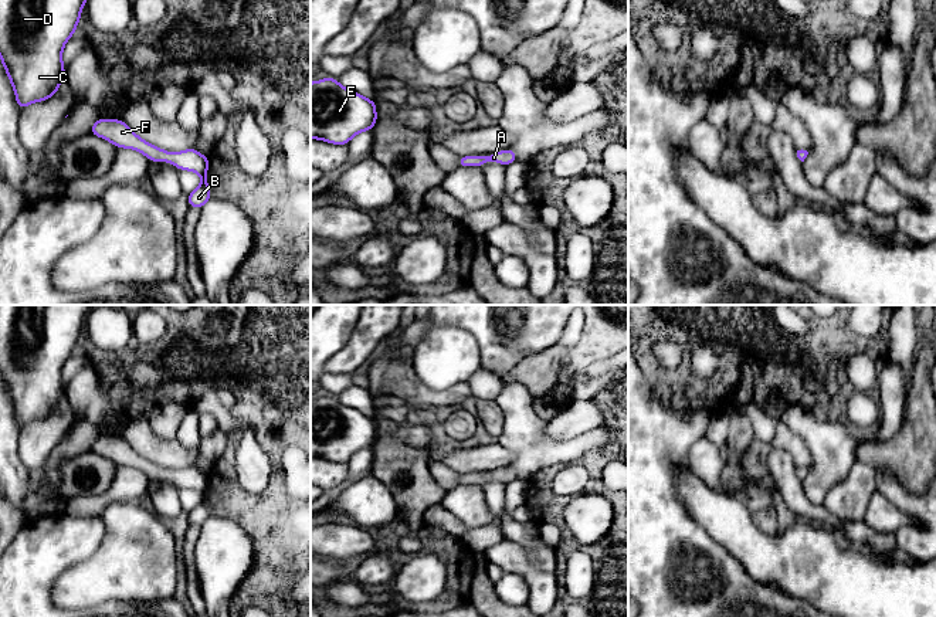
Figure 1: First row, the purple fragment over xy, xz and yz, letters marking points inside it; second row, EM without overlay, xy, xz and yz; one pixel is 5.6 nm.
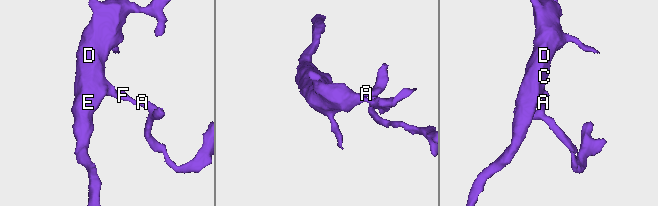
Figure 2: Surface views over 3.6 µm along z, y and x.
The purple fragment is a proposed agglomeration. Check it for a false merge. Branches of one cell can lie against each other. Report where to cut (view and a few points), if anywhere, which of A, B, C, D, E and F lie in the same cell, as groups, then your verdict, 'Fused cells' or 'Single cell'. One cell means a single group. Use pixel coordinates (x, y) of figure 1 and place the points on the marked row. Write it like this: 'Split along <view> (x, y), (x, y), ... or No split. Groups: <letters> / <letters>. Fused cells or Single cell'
No split. Groups: A B C D E F. Single cell

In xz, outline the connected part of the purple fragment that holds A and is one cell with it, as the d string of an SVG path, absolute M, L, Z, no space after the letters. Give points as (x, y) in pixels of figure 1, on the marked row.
M505 149L502 152L492 153L491 156L486 156L486 155L482 155L482 156L462 156L462 157L458 159L458 166L459 167L467 167L467 166L481 167L488 160L502 163L502 165L508 166L508 165L516 162L518 156L513 150Z

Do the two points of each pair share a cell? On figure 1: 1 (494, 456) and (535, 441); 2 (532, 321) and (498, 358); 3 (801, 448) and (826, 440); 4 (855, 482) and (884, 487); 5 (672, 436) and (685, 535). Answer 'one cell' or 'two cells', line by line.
1: two cells
2: one cell
3: two cells
4: two cells
5: one cell

